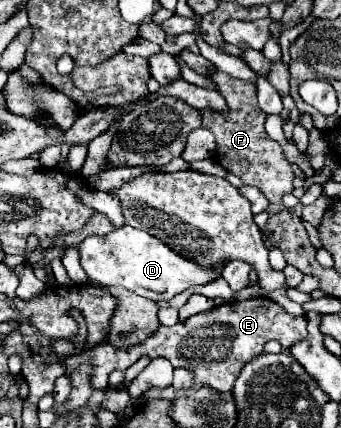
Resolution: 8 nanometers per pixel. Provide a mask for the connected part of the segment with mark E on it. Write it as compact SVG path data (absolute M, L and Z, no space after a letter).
M257 296L249 300L239 300L239 302L225 302L221 306L211 308L209 312L201 312L201 314L191 316L185 322L177 322L175 326L159 326L157 332L149 336L149 340L145 340L143 344L127 352L117 350L109 344L99 344L91 348L87 354L81 352L81 354L65 358L63 364L65 364L65 376L71 376L75 368L79 368L85 362L93 364L93 376L89 382L93 384L95 390L101 390L109 384L107 378L113 370L127 370L141 356L151 356L151 358L163 356L173 366L183 366L183 368L193 370L195 374L193 388L211 386L219 392L225 392L233 388L241 368L263 352L265 342L277 340L281 342L283 350L289 350L293 344L297 344L297 340L305 338L305 332L307 332L305 318L295 318L287 314L285 308L281 308L277 302L265 296Z

